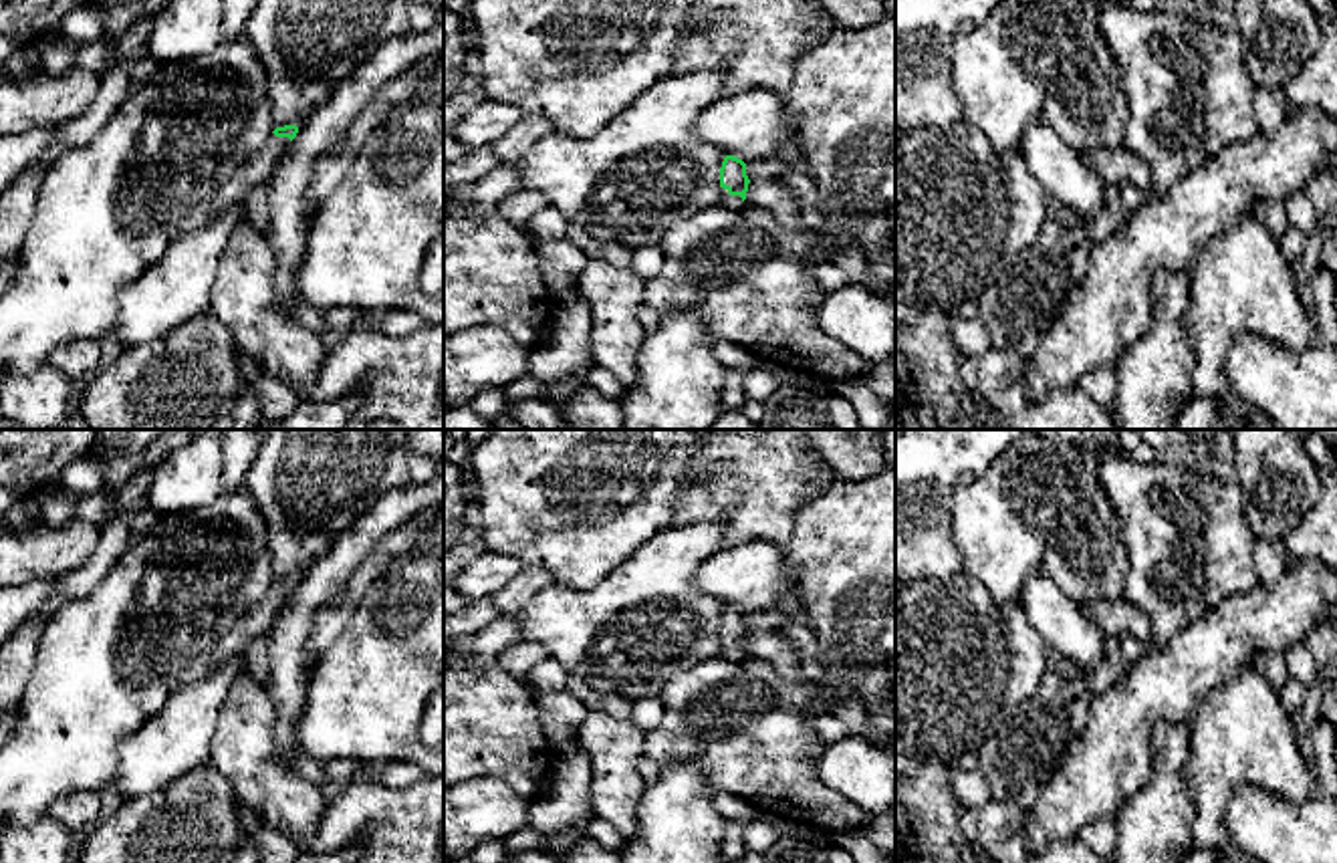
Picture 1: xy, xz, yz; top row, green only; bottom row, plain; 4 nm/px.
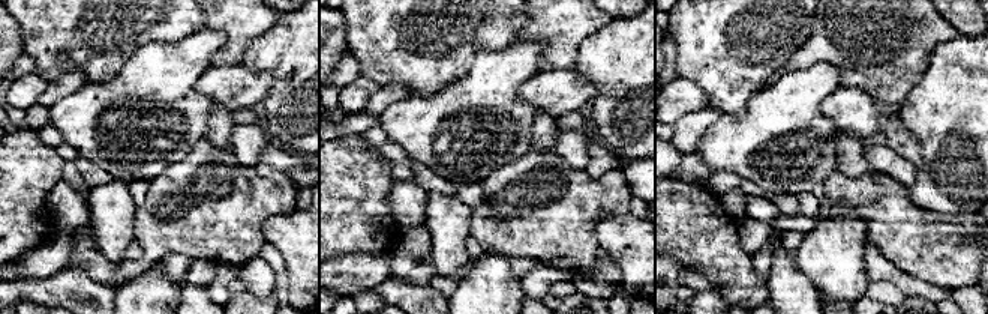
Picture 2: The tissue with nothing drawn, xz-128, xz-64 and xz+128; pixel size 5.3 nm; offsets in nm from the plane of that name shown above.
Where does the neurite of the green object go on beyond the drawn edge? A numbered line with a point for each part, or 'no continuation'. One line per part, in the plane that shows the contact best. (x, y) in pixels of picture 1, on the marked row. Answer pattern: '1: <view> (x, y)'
1: xz (726, 200)

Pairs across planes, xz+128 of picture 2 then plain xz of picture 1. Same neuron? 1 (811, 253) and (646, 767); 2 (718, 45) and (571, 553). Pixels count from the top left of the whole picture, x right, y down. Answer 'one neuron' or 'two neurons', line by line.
1: two neurons
2: one neuron

